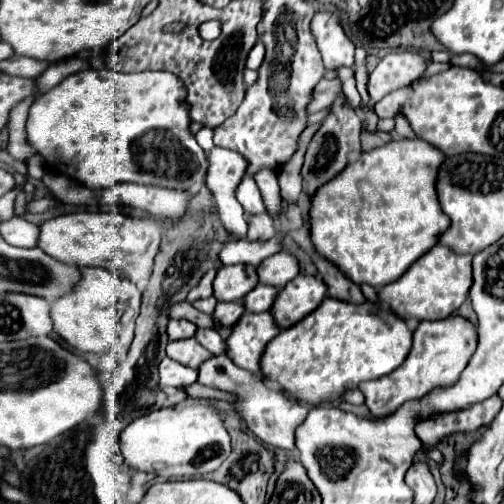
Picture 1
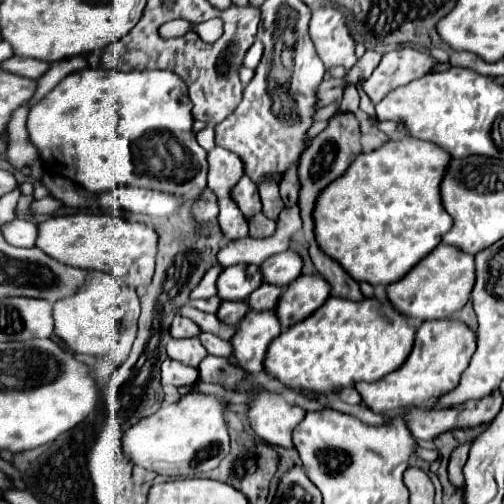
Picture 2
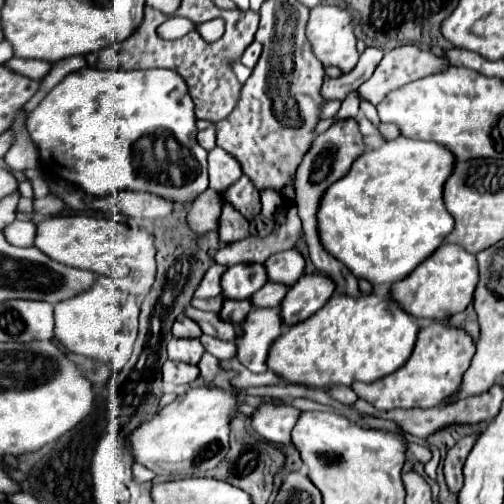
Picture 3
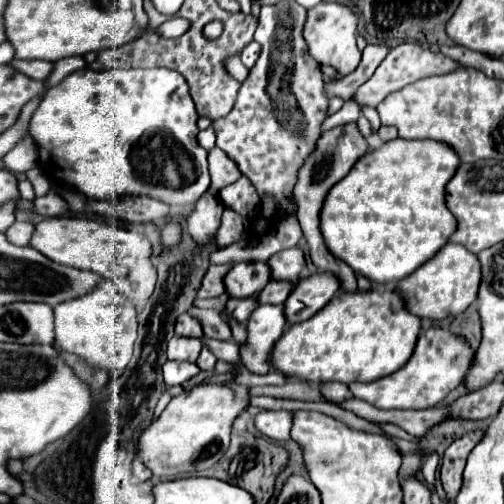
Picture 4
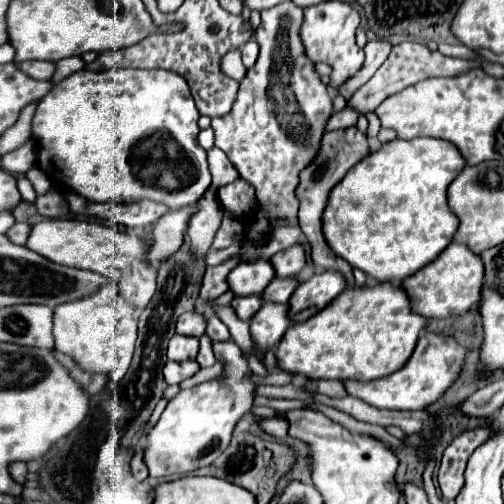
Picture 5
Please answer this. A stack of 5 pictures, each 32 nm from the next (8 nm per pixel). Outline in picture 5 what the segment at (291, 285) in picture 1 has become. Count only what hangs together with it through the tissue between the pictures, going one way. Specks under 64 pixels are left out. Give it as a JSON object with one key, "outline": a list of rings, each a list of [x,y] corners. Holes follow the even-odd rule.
{"outline":[[[338,272],[314,274],[310,280],[300,282],[288,300],[290,322],[304,322],[322,310],[332,298],[344,290],[344,278]]]}

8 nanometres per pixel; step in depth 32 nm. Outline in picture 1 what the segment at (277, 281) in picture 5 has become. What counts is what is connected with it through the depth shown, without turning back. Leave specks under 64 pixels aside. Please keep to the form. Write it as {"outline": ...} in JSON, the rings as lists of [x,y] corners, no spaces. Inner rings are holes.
{"outline":[[[258,284],[252,292],[248,292],[248,296],[244,296],[242,304],[244,304],[246,312],[268,312],[276,294],[278,294],[278,288]]]}

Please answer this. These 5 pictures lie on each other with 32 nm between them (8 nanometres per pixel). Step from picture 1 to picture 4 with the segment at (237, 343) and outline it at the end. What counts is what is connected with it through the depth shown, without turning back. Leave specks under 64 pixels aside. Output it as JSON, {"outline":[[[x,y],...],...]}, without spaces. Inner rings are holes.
{"outline":[[[258,306],[248,318],[248,340],[240,344],[240,362],[254,374],[266,374],[268,354],[286,326],[284,306]]]}

